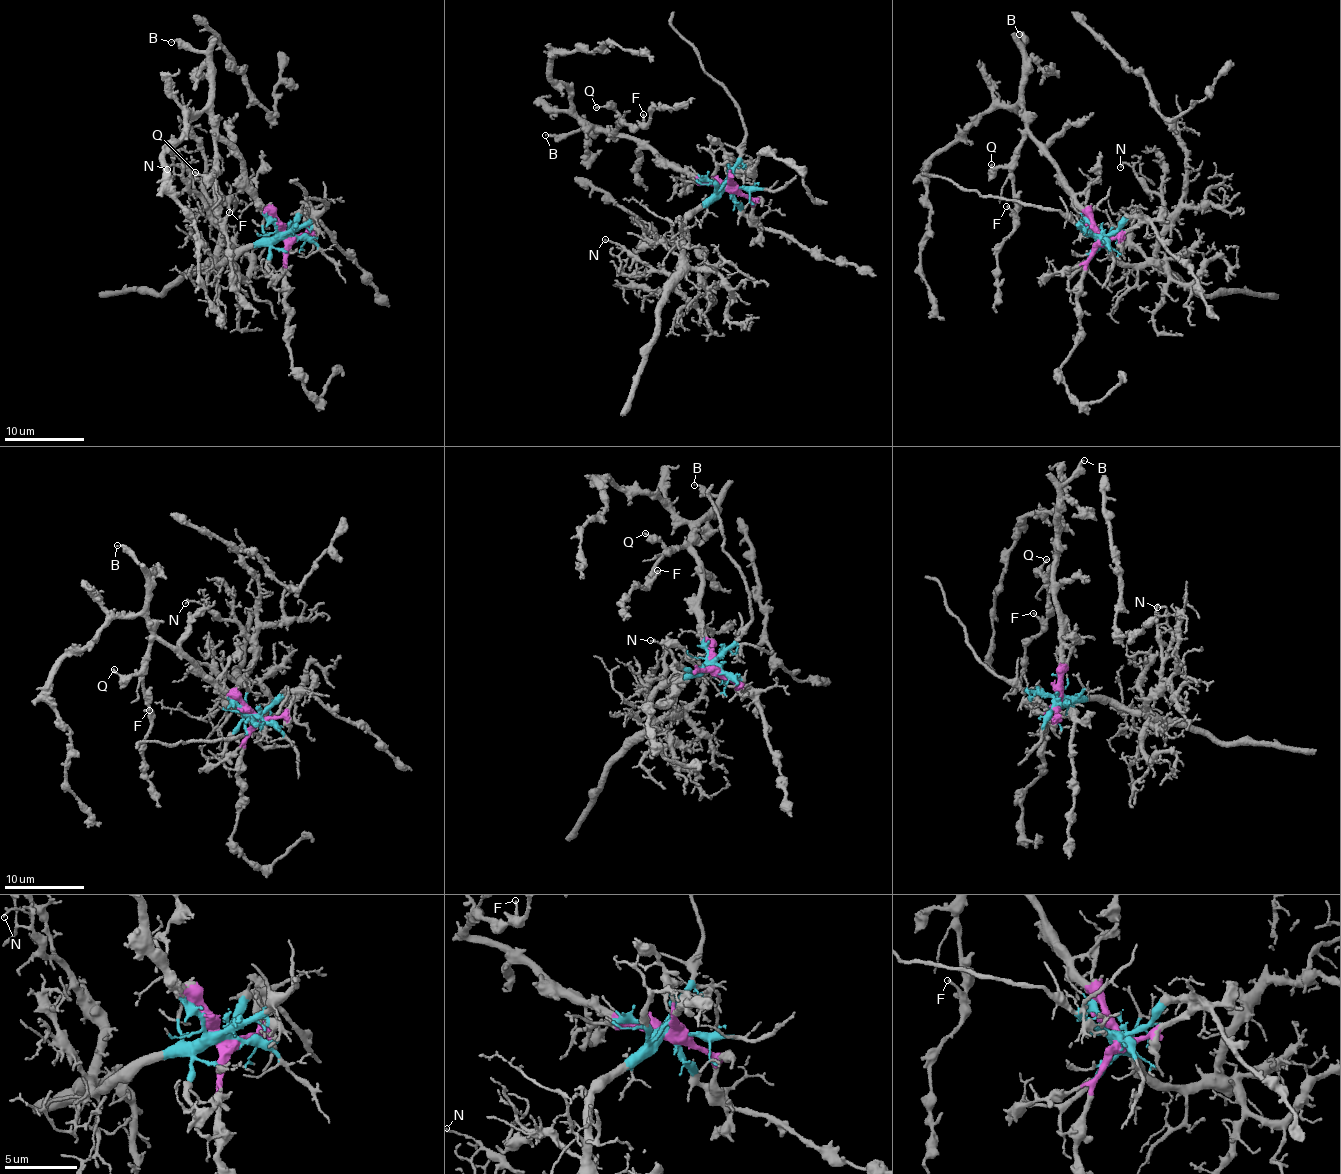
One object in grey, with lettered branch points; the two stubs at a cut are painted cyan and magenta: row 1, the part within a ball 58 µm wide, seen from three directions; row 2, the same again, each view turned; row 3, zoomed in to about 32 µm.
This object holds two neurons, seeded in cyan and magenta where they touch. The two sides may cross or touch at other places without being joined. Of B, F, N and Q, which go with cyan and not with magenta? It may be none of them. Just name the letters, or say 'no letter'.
N

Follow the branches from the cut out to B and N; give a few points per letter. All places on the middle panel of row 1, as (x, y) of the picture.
B: (728, 187), (704, 184), (616, 133), (588, 128), (545, 136)
N: (728, 187), (718, 187), (685, 223), (682, 253), (686, 261), (673, 273), (657, 272), (619, 245), (605, 239)

